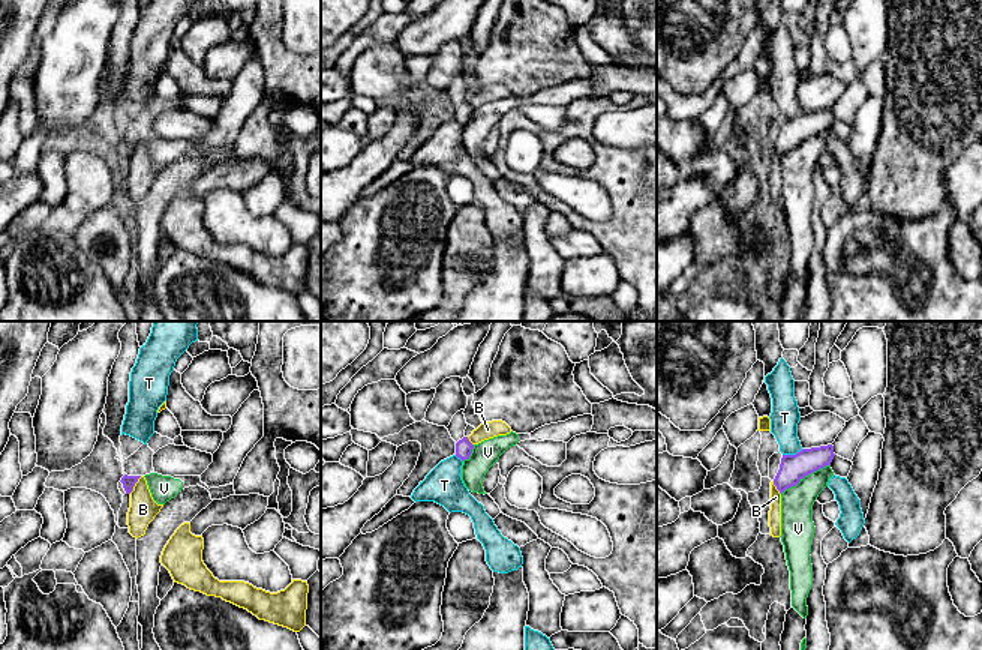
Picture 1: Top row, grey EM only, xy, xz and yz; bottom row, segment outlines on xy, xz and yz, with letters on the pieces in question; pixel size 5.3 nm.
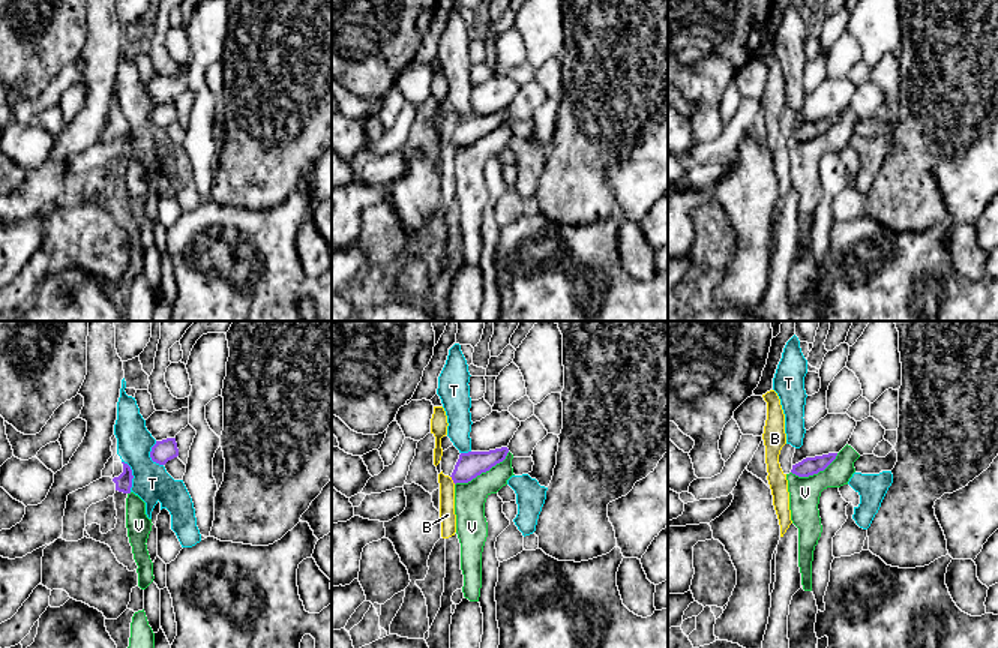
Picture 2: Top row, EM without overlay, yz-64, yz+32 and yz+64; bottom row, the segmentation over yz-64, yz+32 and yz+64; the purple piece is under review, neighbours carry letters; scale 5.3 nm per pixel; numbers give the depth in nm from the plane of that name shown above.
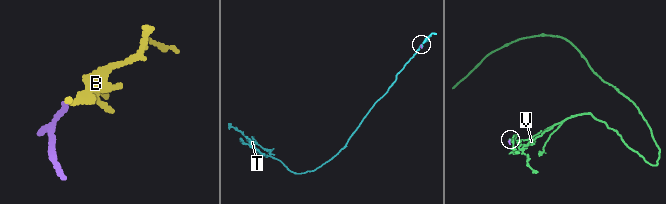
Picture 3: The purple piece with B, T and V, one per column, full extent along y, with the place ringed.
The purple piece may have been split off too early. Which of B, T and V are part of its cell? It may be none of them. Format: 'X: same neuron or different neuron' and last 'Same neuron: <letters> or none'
B: different neuron
T: different neuron
V: different neuron
Same neuron: none

